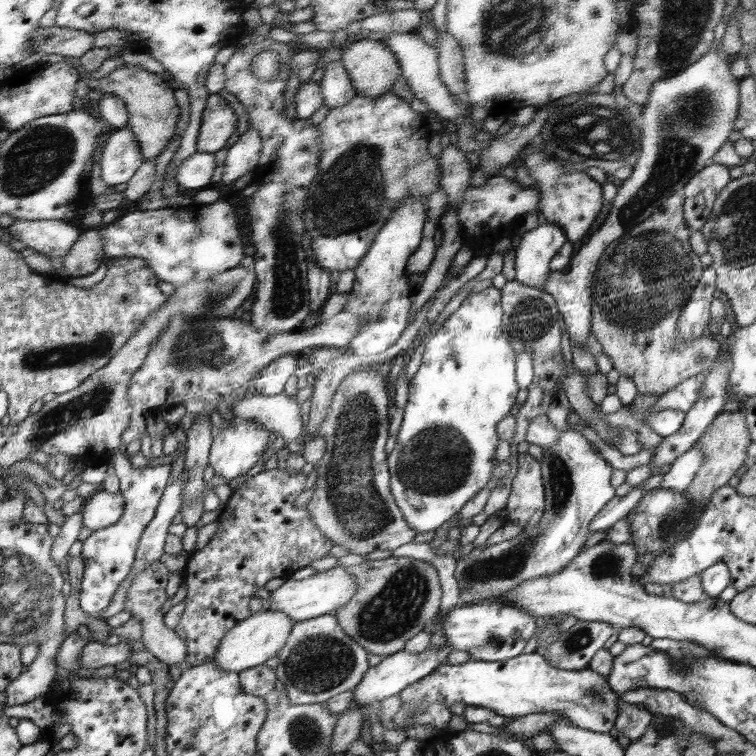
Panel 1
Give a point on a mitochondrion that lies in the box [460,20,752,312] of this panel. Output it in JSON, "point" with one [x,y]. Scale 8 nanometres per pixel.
{"point":[677,157]}

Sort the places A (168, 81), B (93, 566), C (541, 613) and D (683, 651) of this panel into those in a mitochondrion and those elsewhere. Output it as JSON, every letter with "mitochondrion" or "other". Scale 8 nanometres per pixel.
{"A":"other","B":"other","C":"other","D":"mitochondrion"}

